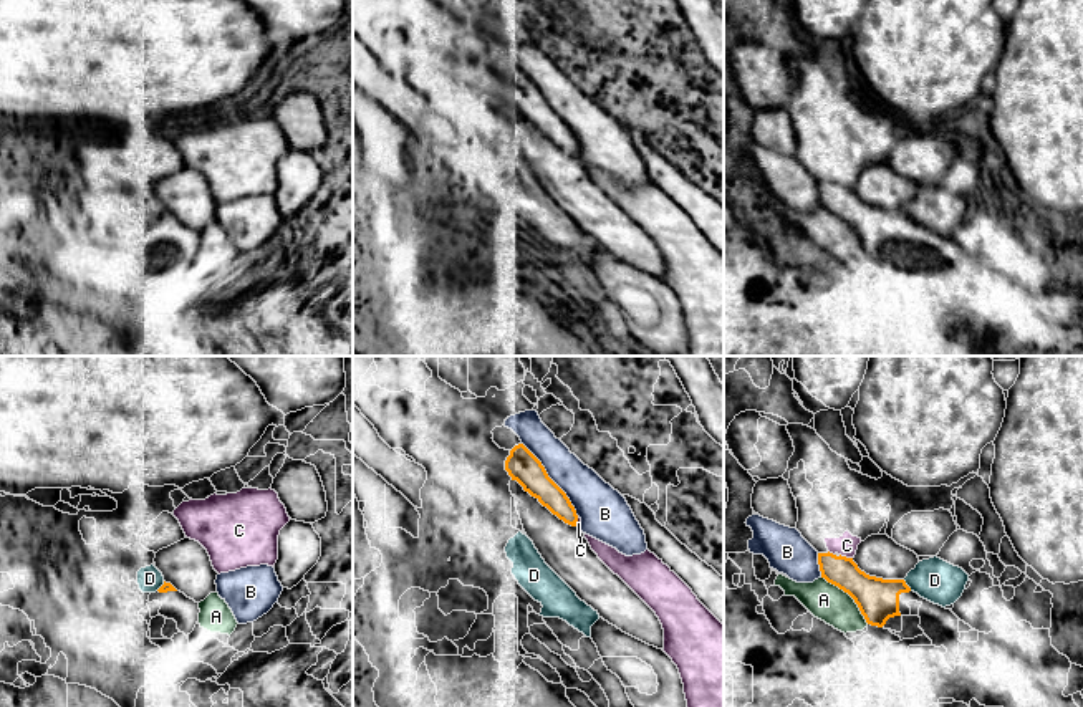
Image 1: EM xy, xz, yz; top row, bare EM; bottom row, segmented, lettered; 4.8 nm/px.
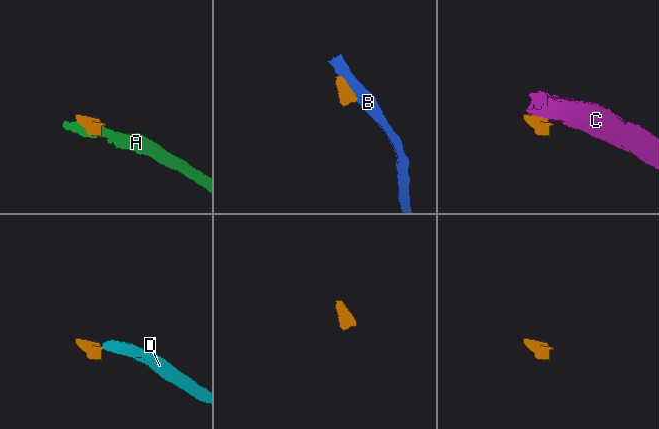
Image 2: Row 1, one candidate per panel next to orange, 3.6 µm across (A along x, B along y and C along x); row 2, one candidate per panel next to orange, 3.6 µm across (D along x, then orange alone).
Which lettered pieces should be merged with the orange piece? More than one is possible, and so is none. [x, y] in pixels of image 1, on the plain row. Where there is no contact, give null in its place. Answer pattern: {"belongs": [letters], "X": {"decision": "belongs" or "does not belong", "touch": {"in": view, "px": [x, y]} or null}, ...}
{"belongs": [], "A": {"decision": "does not belong", "touch": {"in": "yz", "px": [850, 224]}}, "B": {"decision": "does not belong", "touch": {"in": "xz", "px": [550, 108]}}, "C": {"decision": "does not belong", "touch": {"in": "yz", "px": [845, 186]}}, "D": {"decision": "does not belong", "touch": {"in": "yz", "px": [906, 214]}}}

